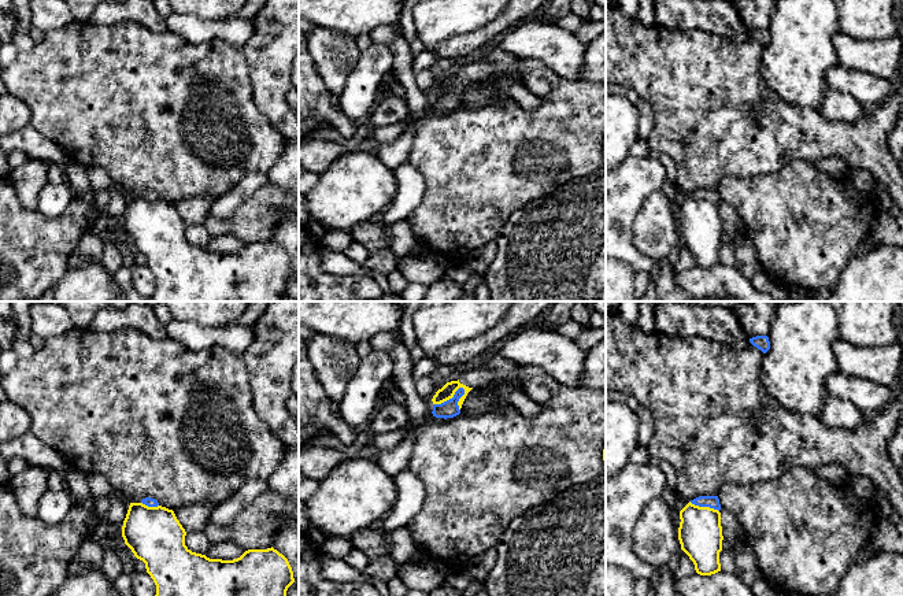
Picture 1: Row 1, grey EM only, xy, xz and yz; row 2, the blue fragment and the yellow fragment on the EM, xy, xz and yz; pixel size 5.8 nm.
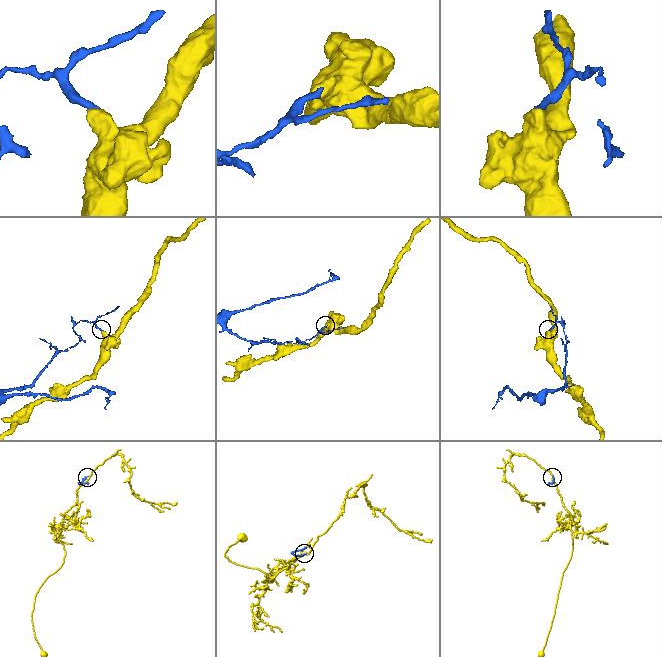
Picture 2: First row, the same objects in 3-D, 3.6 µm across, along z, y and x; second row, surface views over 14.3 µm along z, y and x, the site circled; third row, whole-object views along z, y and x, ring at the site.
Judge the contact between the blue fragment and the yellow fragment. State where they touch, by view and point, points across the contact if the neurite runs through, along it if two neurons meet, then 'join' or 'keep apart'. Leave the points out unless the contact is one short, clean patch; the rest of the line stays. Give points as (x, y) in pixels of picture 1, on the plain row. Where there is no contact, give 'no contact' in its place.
xz (450, 92) | along xz (465, 82), (459, 81), (451, 91), (435, 97) | keep apart

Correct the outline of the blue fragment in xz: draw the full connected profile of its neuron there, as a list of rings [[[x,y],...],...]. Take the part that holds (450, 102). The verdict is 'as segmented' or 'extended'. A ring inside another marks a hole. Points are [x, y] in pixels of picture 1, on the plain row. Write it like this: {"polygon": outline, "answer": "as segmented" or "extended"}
{"polygon": [[[459,81],[455,85],[452,92],[447,93],[441,97],[434,97],[433,104],[432,104],[433,110],[447,112],[447,111],[454,111],[454,110],[459,108],[460,103],[459,103],[458,95],[463,88],[465,88],[465,82]]], "answer": "as segmented"}

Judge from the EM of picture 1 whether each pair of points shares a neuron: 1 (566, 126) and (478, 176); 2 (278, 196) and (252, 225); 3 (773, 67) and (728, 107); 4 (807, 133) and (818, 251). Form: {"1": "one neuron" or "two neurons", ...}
{"1": "one neuron", "2": "one neuron", "3": "two neurons", "4": "two neurons"}

